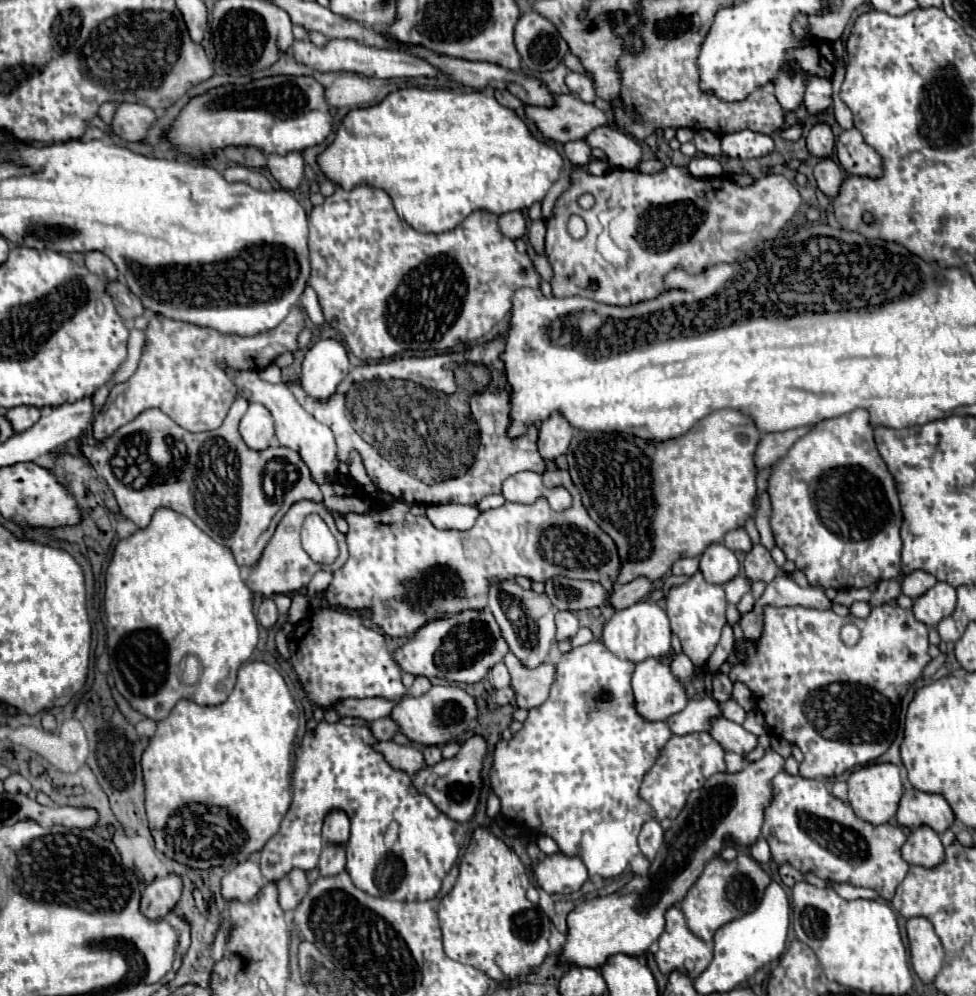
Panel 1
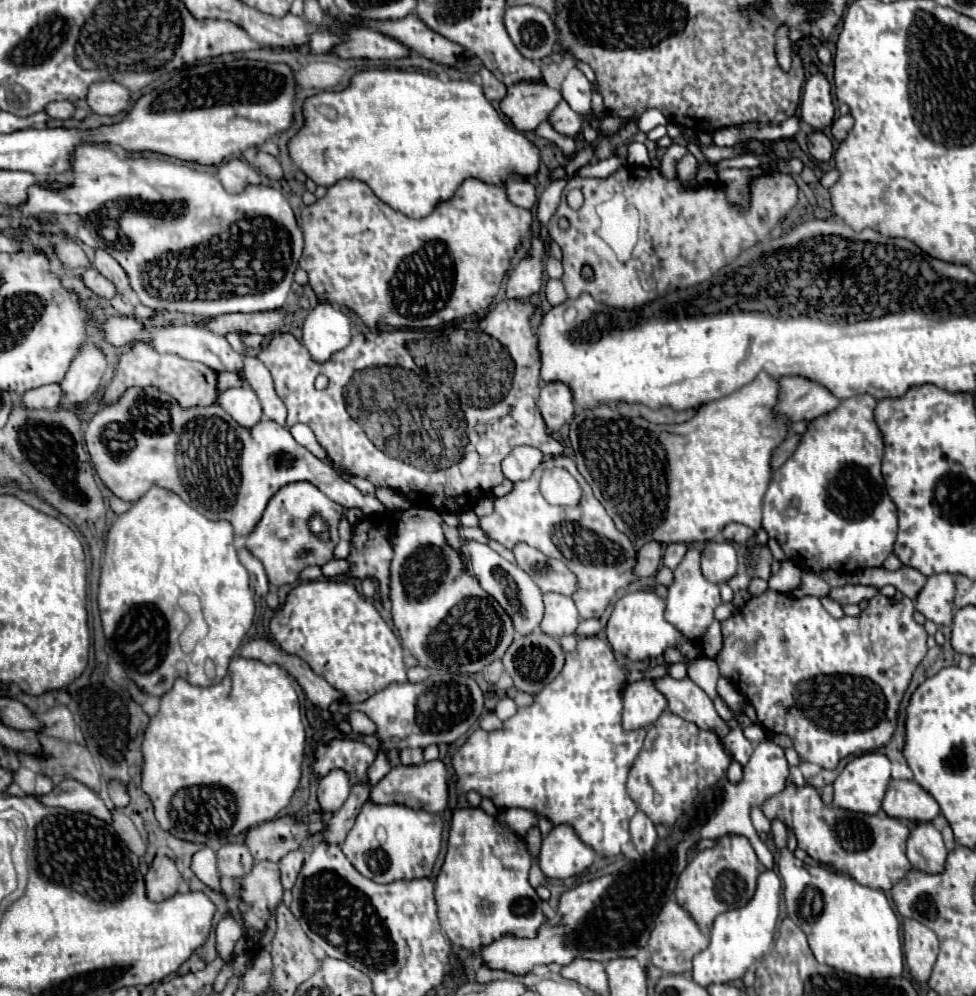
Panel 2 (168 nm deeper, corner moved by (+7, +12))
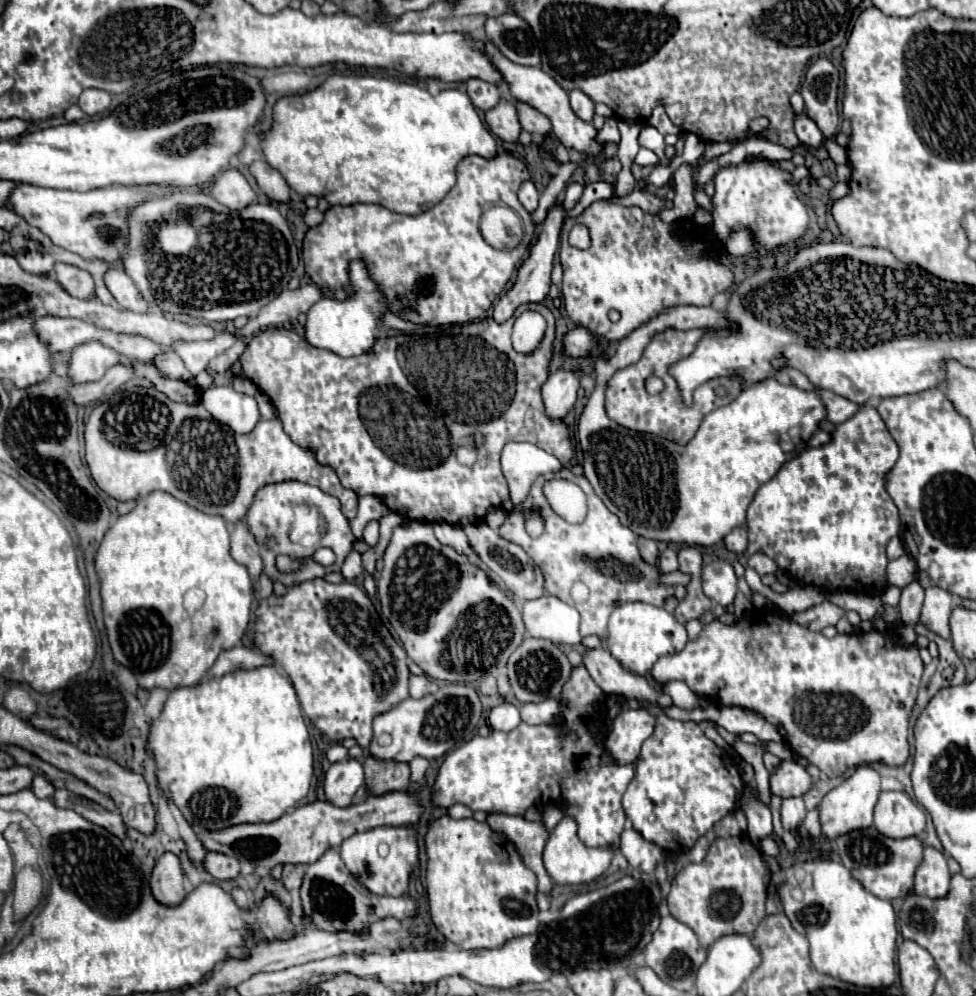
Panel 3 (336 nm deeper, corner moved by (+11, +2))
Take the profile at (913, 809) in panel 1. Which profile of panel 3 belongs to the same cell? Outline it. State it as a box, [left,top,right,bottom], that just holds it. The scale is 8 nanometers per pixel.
[874,792,926,838]

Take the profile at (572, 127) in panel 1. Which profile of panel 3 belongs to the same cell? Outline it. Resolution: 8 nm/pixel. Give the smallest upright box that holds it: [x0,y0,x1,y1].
[486,100,520,142]

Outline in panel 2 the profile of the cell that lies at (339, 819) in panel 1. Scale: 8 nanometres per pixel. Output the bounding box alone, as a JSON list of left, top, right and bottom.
[316,770,350,814]

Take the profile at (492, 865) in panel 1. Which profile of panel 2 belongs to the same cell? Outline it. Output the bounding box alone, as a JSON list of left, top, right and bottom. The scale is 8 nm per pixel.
[436,808,544,950]

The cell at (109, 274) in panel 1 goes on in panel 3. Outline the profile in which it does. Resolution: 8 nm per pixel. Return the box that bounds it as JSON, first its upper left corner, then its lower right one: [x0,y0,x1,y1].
[106,270,148,312]

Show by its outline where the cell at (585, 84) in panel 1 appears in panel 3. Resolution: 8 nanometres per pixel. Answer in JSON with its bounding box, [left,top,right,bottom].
[570,90,594,122]

